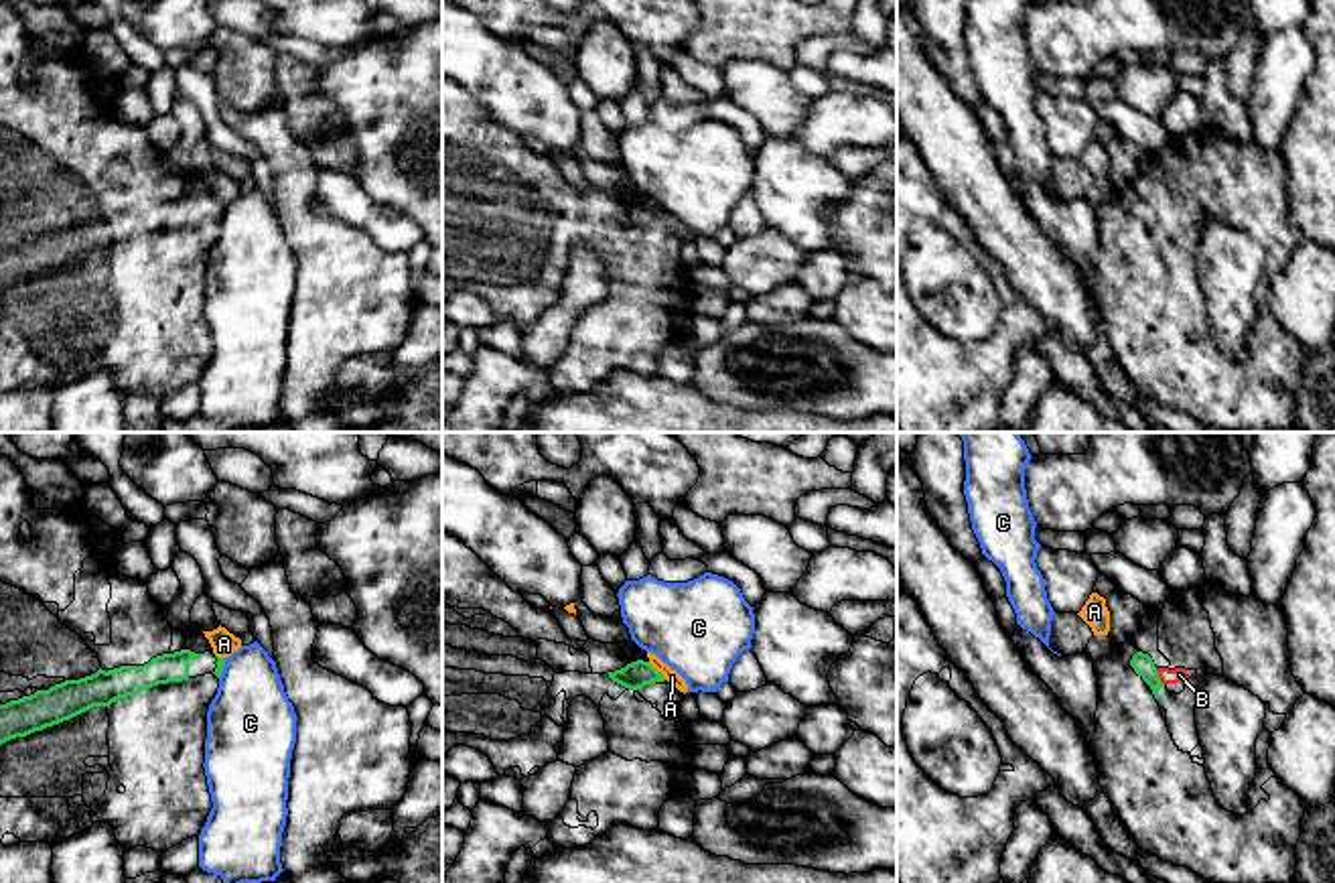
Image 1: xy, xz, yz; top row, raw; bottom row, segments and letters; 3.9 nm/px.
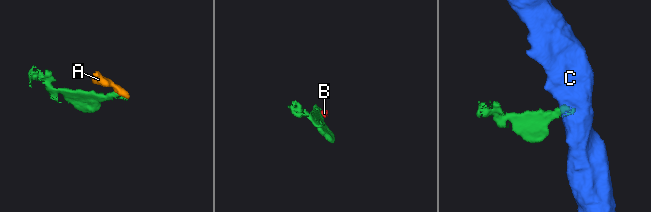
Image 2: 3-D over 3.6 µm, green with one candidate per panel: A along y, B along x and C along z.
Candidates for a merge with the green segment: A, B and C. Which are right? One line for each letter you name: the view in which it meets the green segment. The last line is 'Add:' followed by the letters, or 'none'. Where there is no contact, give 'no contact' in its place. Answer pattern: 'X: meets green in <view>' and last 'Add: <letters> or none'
B: meets green in yz
Add: B

